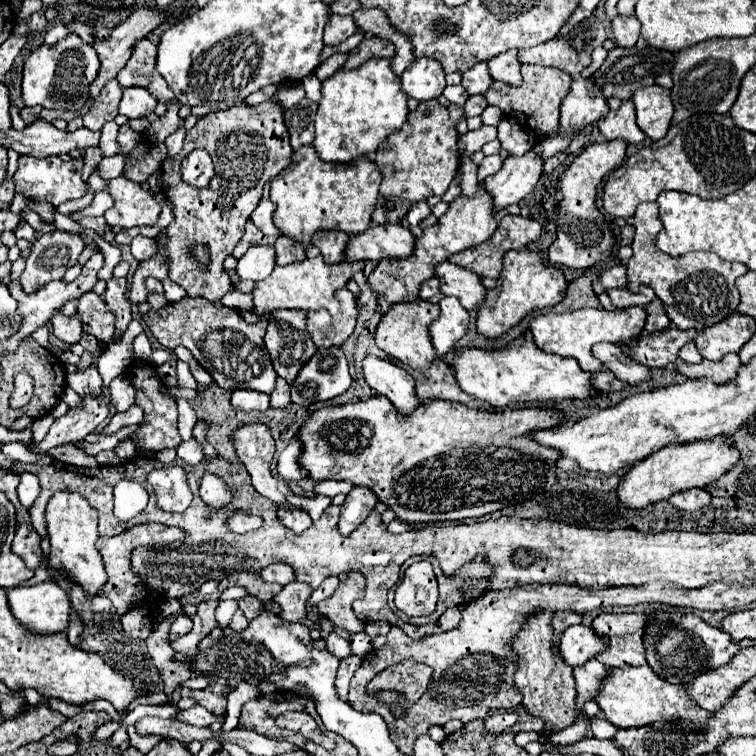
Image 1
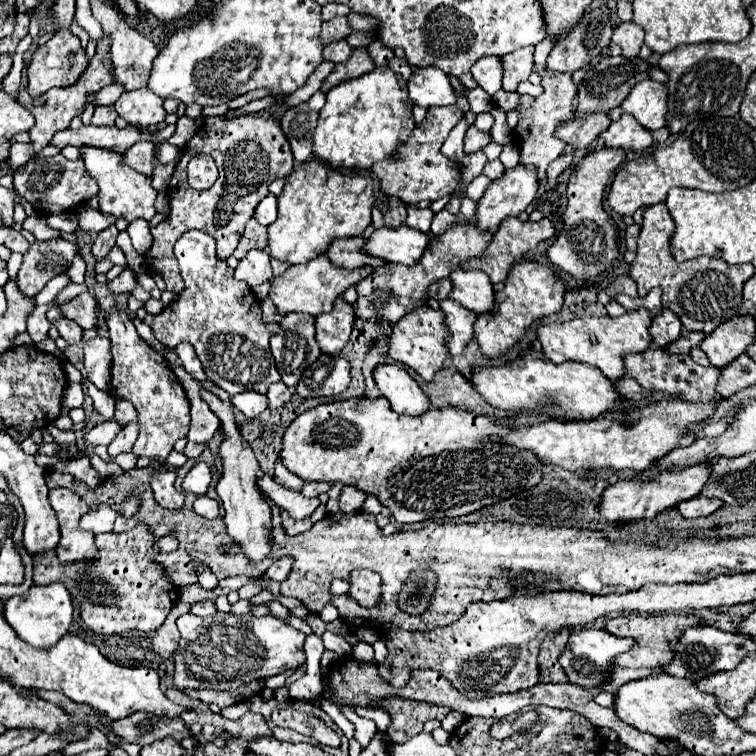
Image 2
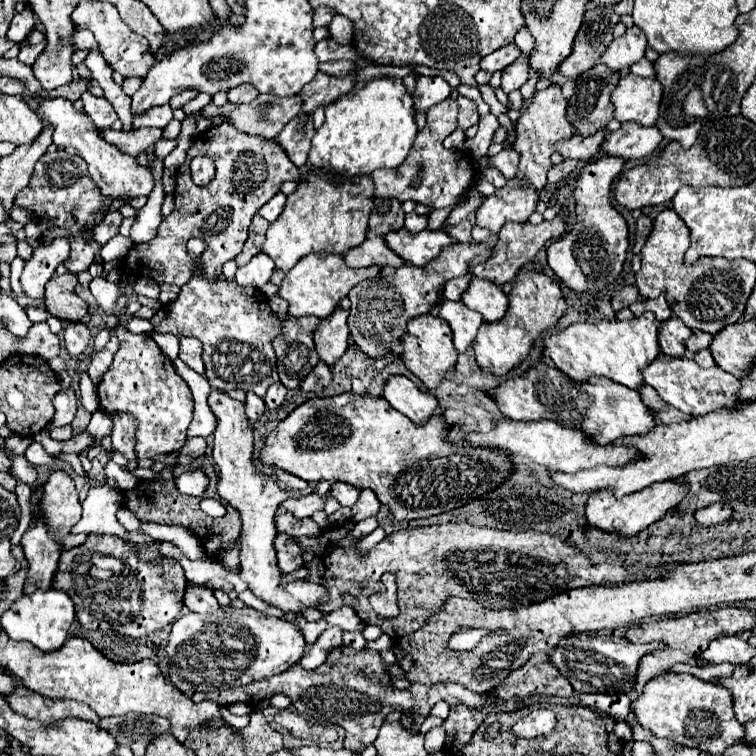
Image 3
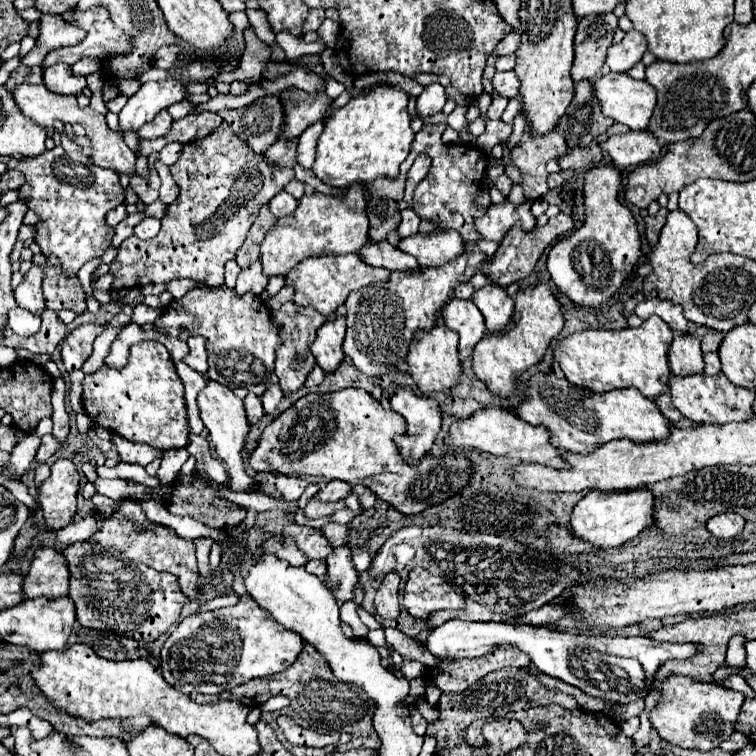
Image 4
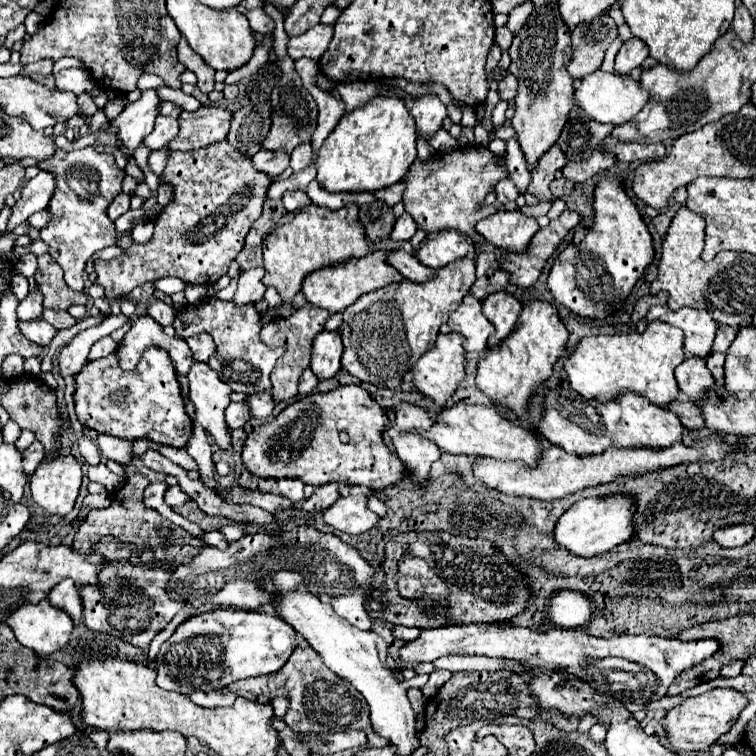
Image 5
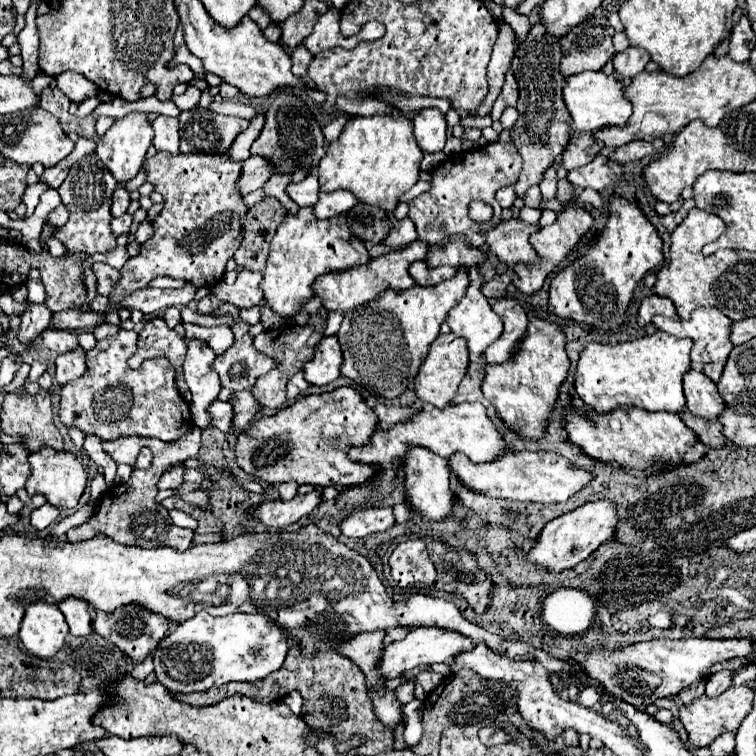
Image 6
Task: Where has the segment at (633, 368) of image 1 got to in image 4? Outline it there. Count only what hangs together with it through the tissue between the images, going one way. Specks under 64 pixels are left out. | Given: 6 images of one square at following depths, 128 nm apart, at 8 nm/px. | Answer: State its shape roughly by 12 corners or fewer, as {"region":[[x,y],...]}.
{"region":[[670,376],[696,424],[750,422],[754,394],[726,376]]}

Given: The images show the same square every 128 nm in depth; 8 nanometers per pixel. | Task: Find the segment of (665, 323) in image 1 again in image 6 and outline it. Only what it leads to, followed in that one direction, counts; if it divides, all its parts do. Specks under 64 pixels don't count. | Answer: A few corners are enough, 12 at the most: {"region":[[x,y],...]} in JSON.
{"region":[[686,372],[688,410],[716,420],[726,410],[716,384],[704,372]]}

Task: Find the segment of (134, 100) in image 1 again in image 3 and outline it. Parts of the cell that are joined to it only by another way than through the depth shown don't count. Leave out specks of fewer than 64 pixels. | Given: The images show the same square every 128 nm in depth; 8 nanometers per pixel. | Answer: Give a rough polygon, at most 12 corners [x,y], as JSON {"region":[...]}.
{"region":[[170,104],[134,116],[134,128],[166,128],[172,120]]}

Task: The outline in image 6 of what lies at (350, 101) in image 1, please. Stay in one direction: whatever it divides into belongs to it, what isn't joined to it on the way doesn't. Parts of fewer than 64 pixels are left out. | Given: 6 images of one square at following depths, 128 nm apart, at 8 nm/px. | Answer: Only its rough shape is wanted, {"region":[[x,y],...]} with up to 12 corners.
{"region":[[402,114],[354,116],[320,190],[392,214],[422,150]]}

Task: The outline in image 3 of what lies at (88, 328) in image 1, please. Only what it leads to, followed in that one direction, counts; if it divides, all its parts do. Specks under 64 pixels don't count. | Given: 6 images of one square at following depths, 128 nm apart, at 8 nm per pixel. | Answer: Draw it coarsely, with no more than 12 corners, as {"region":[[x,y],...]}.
{"region":[[76,274],[52,276],[46,310],[62,320],[82,320],[88,304],[76,294]]}

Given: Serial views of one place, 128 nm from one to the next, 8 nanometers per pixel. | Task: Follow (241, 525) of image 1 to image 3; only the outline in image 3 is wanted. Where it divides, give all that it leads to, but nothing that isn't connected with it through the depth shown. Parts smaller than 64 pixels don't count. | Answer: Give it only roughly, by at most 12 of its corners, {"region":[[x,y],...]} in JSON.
{"region":[[212,390],[218,494],[240,510],[240,578],[284,614],[328,590],[282,582],[274,514],[296,494],[252,464],[244,402]]}

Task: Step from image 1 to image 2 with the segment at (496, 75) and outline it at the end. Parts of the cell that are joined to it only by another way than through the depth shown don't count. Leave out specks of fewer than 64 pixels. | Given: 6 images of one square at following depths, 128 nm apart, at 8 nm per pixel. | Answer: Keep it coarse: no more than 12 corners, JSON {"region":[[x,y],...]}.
{"region":[[534,48],[502,56],[502,88],[514,92],[532,74]]}

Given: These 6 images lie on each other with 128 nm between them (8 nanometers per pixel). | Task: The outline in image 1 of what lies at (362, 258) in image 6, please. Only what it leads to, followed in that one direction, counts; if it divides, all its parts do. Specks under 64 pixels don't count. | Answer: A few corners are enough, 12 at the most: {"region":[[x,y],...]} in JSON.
{"region":[[312,146],[272,180],[274,226],[370,226],[382,182],[370,158],[328,164]]}

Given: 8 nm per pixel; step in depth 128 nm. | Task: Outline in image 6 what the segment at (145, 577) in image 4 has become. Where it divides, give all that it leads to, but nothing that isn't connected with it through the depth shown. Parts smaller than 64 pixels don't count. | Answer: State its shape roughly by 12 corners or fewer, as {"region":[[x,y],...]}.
{"region":[[120,608],[98,612],[94,632],[140,664],[166,636],[170,620]]}

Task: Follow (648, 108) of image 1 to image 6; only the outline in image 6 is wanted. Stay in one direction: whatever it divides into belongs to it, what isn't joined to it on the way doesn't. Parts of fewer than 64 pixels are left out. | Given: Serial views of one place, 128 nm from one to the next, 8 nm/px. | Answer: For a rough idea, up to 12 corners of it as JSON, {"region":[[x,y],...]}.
{"region":[[604,72],[566,78],[574,132],[624,126],[632,106]]}

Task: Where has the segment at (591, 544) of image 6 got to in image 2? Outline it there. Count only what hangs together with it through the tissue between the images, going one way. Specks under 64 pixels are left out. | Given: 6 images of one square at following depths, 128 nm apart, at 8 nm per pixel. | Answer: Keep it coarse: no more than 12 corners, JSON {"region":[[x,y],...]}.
{"region":[[708,464],[618,480],[600,498],[608,522],[652,520],[698,496]]}

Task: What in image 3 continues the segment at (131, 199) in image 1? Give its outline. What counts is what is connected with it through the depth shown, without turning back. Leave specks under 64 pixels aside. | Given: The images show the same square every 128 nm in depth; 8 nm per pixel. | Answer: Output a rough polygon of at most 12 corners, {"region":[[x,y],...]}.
{"region":[[40,98],[36,114],[56,146],[88,162],[106,196],[148,196],[152,172],[102,138],[66,98]]}

